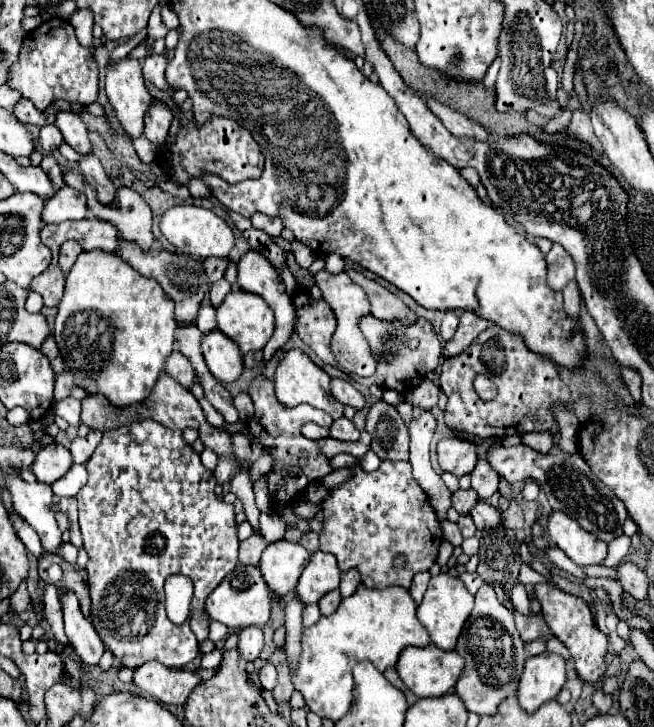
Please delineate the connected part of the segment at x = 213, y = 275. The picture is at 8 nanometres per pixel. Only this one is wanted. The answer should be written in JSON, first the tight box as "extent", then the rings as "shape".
{"extent":[203,256,229,282],"shape":[[[225,256],[223,260],[219,260],[219,258],[207,258],[207,260],[203,260],[203,266],[205,266],[207,278],[211,282],[217,282],[217,280],[223,278],[223,274],[225,274],[225,270],[229,266],[229,256]]]}

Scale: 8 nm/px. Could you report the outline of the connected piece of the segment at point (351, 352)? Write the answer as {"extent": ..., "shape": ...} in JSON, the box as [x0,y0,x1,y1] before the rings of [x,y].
{"extent":[315,270,377,376],"shape":[[[321,270],[321,272],[315,274],[315,282],[323,290],[323,298],[333,308],[333,312],[337,316],[337,322],[339,322],[339,330],[335,330],[335,334],[331,338],[331,354],[335,356],[335,360],[339,362],[339,366],[345,372],[351,372],[351,374],[357,374],[357,376],[371,376],[371,374],[375,374],[375,370],[377,370],[377,356],[375,356],[375,352],[371,352],[371,346],[367,344],[363,332],[359,330],[361,318],[371,314],[367,294],[363,292],[363,288],[353,284],[353,280],[345,272],[329,274],[327,270]]]}

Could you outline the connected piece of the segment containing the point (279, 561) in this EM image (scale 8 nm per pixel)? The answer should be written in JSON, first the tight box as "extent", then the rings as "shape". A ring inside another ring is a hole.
{"extent":[259,540,309,596],"shape":[[[279,540],[263,550],[259,570],[273,594],[289,596],[295,590],[297,580],[307,562],[309,552],[301,544]]]}

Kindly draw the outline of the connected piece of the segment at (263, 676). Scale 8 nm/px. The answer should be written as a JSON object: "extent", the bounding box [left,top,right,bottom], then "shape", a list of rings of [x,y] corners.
{"extent":[259,664,277,690],"shape":[[[265,664],[263,670],[259,670],[259,680],[261,680],[261,684],[263,684],[265,690],[273,690],[273,688],[275,688],[275,680],[277,680],[275,666]]]}

